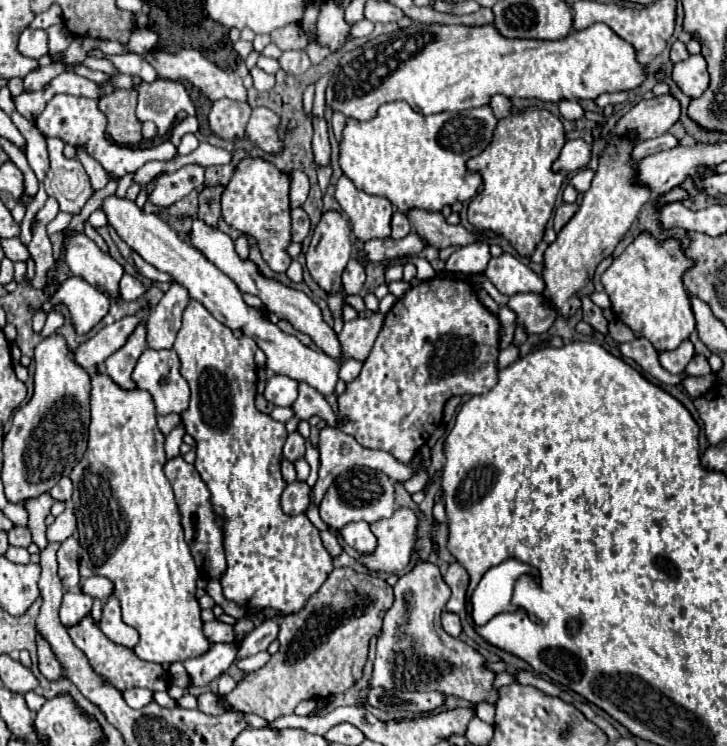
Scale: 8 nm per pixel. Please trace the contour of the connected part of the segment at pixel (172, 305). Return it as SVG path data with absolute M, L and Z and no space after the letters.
M172 284L172 288L164 294L164 298L150 310L146 322L146 344L148 348L152 350L172 349L174 342L182 326L182 315L184 312L184 306L190 302L188 298L188 292L180 286L180 284Z

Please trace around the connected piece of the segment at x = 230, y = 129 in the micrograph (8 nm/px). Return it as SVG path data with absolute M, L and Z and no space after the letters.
M216 100L210 110L210 130L214 136L224 140L242 140L250 118L250 106L236 100Z

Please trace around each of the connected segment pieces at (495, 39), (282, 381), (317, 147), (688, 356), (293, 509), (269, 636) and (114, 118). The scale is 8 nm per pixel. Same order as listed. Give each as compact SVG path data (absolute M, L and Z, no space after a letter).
M596 22L584 30L574 30L562 40L518 40L502 36L494 24L484 26L444 26L444 24L412 24L400 28L392 34L378 36L368 40L364 46L358 46L346 52L330 82L326 86L326 106L330 110L340 110L348 118L370 120L376 116L376 110L394 100L404 100L418 114L436 114L436 112L458 112L466 108L478 108L488 104L490 96L520 96L520 98L538 98L544 102L560 100L580 100L580 98L598 98L604 92L634 90L646 80L646 68L638 62L636 50L632 44L614 34L606 24Z
M274 374L266 382L264 398L274 406L290 406L298 396L298 382L284 374Z
M314 118L314 136L312 136L312 152L316 166L330 164L330 140L328 140L328 126L322 118Z
M684 340L674 352L660 354L660 364L666 368L670 374L680 374L688 366L688 362L694 358L694 346L690 340Z
M292 482L282 492L282 510L288 516L306 512L308 504L310 504L310 488L306 482Z
M264 620L258 628L254 628L240 644L238 648L238 654L236 654L236 660L242 660L242 658L248 658L252 654L258 654L262 650L266 650L270 646L272 640L276 640L278 636L278 624L276 620Z
M114 88L110 92L104 92L98 98L98 108L104 112L108 124L106 124L106 134L120 146L130 146L130 144L140 144L142 134L140 134L140 120L136 120L136 90L122 90Z

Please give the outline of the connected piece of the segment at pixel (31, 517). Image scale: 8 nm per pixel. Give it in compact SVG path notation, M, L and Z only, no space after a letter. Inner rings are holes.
M44 492L36 498L24 500L24 508L28 512L28 528L32 530L32 540L34 540L34 544L40 546L40 550L44 550L44 546L48 544L44 520L50 514L52 504L54 504L54 498L48 492Z

